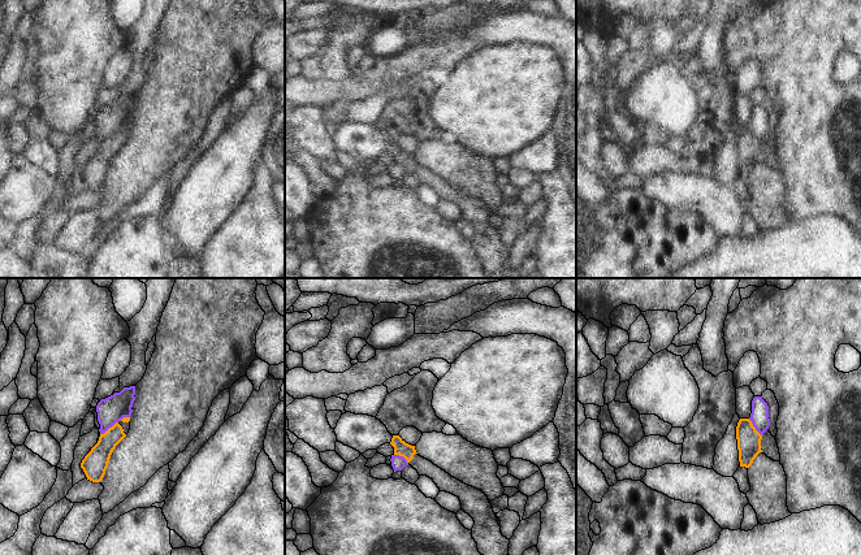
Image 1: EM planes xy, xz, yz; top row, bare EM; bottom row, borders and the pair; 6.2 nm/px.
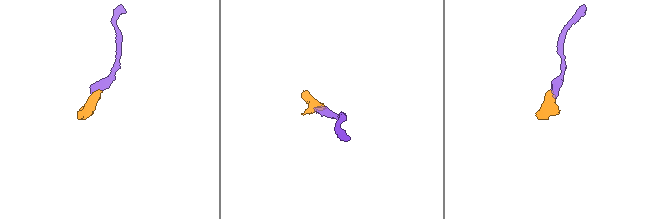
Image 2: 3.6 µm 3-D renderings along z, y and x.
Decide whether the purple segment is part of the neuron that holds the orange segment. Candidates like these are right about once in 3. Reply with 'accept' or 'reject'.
reject

